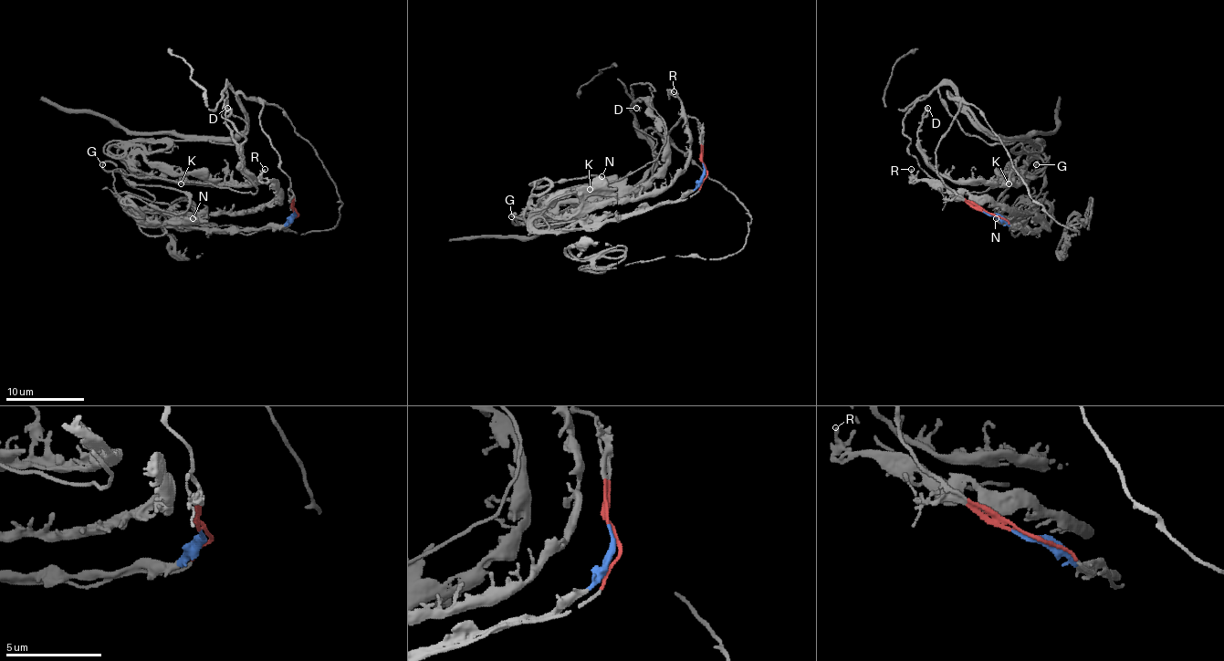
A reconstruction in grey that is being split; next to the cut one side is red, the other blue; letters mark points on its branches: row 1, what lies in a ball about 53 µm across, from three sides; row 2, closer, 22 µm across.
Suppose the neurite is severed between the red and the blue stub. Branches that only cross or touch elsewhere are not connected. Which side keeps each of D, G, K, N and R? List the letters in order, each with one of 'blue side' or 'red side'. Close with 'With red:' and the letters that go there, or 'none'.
D: red side
G: blue side
K: red side
N: blue side
R: blue side
With red: D, K

